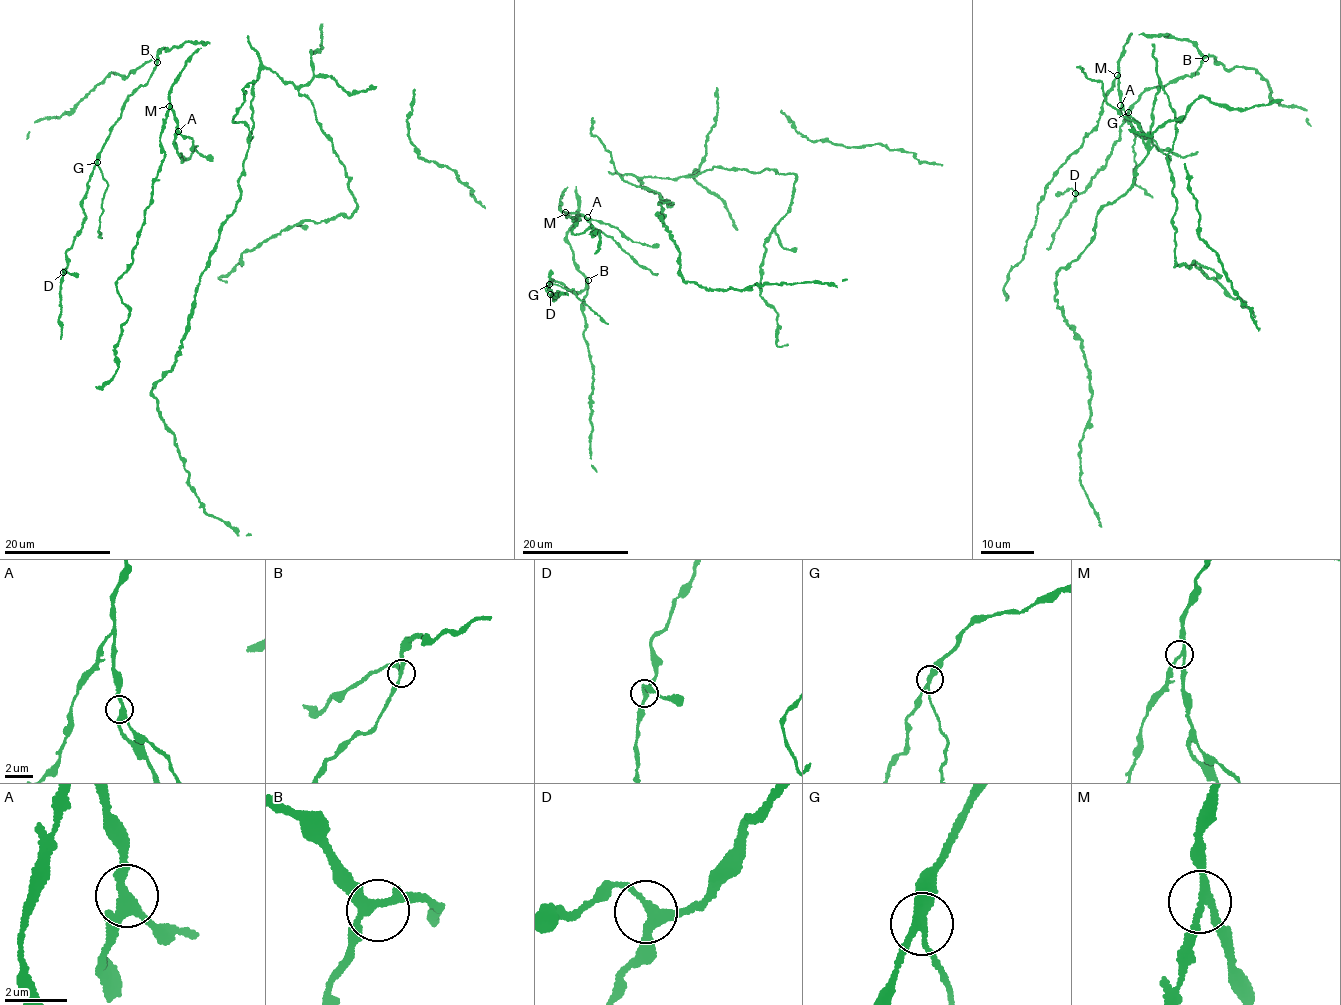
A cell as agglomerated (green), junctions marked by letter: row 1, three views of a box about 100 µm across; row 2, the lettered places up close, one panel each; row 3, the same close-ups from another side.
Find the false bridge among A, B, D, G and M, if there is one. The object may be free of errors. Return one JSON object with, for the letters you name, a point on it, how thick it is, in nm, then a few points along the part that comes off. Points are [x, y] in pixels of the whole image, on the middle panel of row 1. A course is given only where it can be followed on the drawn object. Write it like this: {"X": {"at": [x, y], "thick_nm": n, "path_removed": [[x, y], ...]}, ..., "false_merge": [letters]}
{"G": {"at": [549, 284], "thick_nm": 260, "path_removed": [[549, 284], [576, 294], [608, 324]]}, "false_merge": ["G"]}

